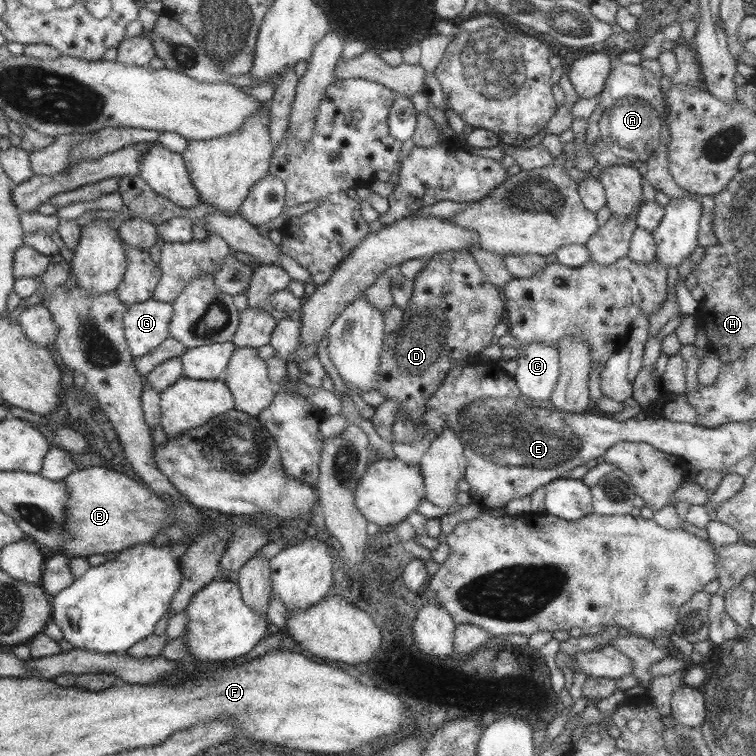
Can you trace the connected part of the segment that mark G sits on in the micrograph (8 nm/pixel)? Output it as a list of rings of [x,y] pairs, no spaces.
[[[155,298],[129,306],[123,315],[122,326],[133,358],[150,353],[166,340],[172,314],[170,303]]]

